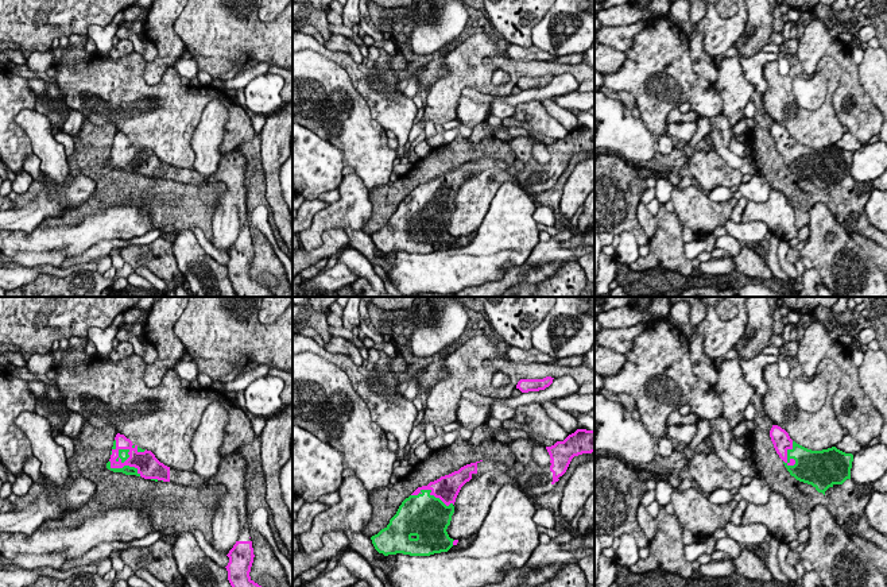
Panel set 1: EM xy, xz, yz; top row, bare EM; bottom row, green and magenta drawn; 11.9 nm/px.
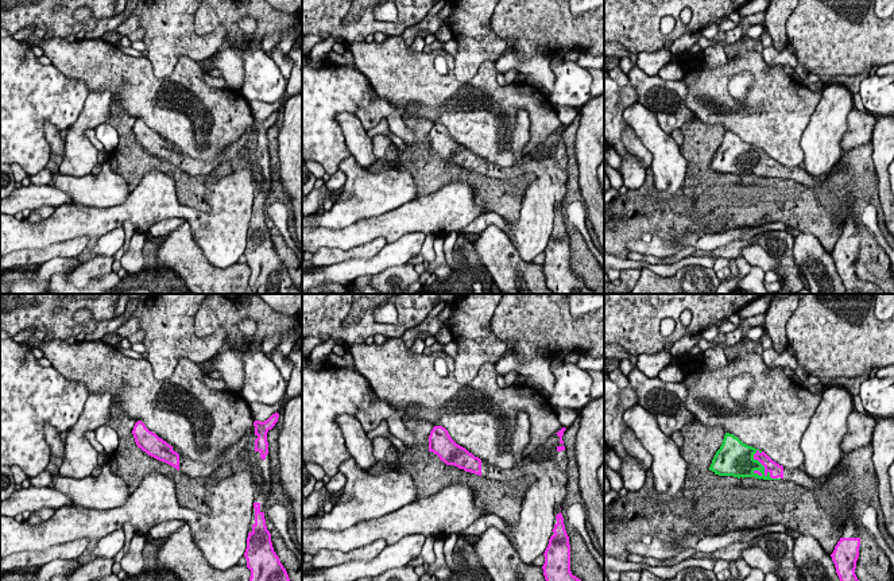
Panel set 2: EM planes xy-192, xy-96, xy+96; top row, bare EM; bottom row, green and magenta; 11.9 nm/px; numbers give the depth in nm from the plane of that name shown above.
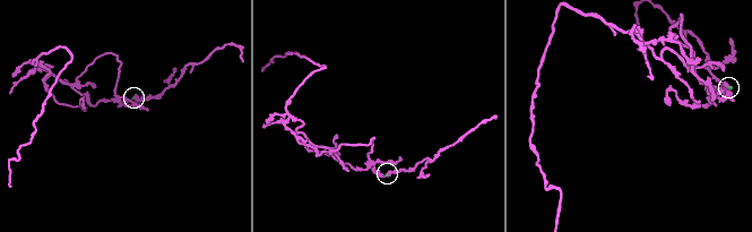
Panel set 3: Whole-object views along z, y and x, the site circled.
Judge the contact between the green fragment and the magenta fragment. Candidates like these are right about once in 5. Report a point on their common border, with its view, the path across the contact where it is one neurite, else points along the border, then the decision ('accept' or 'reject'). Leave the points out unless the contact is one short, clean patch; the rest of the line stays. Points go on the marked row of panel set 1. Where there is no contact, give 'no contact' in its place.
meets green in xy at (121, 460); accept

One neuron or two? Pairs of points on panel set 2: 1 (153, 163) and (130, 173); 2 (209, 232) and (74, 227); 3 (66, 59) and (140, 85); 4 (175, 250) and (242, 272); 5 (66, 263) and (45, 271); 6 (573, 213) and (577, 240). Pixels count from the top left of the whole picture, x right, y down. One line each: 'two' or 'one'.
1: one
2: one
3: one
4: one
5: one
6: two

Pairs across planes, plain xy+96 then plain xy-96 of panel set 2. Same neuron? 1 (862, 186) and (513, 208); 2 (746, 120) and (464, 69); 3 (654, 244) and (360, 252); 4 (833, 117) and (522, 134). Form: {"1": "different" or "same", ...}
{"1": "same", "2": "different", "3": "different", "4": "same"}

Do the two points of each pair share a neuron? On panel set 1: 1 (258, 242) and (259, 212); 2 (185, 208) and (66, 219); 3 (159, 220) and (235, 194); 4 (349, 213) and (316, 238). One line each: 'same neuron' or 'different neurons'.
1: different neurons
2: same neuron
3: different neurons
4: same neuron

